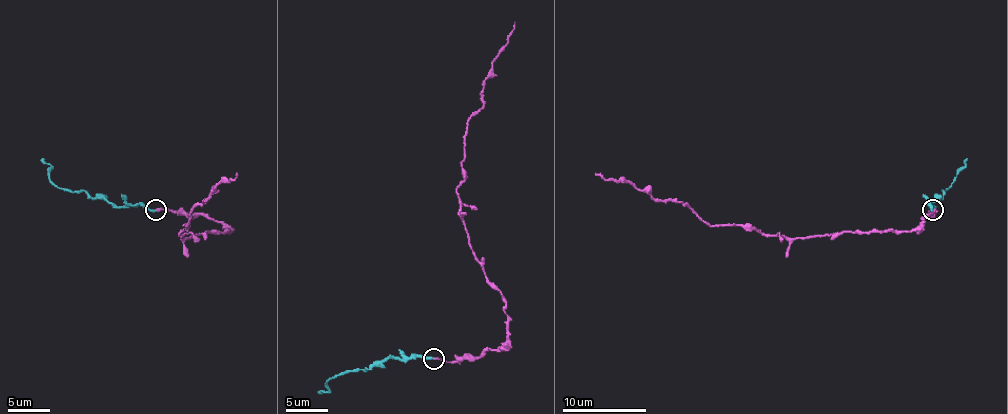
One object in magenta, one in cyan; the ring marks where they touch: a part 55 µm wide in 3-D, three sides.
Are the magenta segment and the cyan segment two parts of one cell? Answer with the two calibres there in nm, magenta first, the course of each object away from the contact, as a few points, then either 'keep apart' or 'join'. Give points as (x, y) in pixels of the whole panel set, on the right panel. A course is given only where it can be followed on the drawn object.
calibres 240 and 220 nm; course magenta (932, 210), (913, 231), (761, 235), (753, 227), (708, 225), (681, 202), (653, 200), (594, 172); course cyan (932, 210), (930, 206), (955, 179), (965, 160); keep apart

